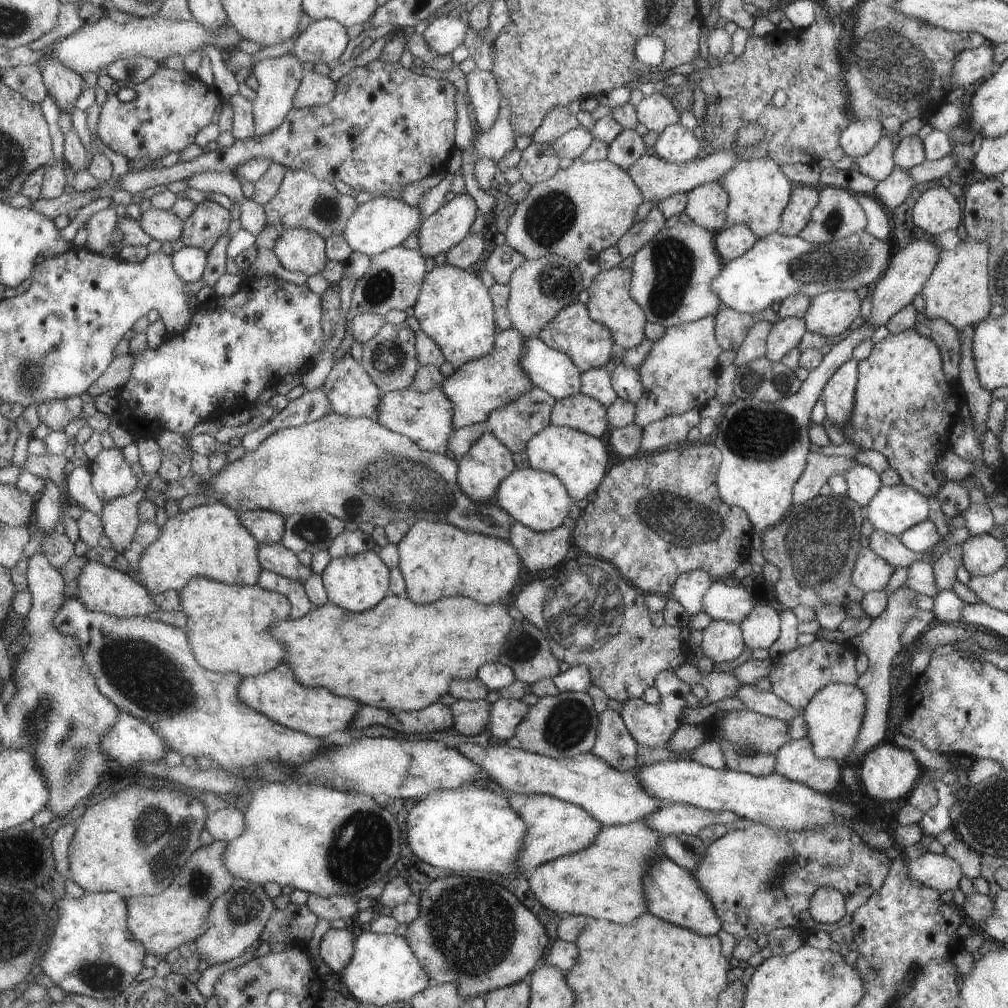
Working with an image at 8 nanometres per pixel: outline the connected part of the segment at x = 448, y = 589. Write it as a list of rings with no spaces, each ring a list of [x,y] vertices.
[[[439,521],[410,522],[408,531],[396,544],[396,548],[399,557],[397,567],[401,571],[407,596],[417,604],[429,604],[445,596],[469,596],[471,600],[477,600],[481,604],[491,604],[515,586],[515,582],[518,582],[517,576],[521,572],[520,556],[517,556],[516,548],[508,541],[481,533],[470,533]]]

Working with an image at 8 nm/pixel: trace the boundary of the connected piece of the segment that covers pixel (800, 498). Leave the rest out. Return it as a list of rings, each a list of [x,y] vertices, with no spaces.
[[[813,451],[808,456],[804,472],[796,480],[792,488],[792,504],[800,505],[818,495],[819,489],[825,484],[830,476],[844,475],[851,467],[855,467],[856,460],[853,457],[840,455],[820,455]]]

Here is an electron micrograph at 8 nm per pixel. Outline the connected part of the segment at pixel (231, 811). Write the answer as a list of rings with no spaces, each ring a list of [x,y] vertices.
[[[222,807],[223,810],[215,812],[212,808],[209,813],[206,830],[217,841],[227,841],[228,843],[240,837],[246,829],[246,816],[243,810],[235,808]]]

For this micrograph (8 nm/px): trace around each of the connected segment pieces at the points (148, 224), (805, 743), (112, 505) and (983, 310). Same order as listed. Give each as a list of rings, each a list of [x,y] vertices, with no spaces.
[[[151,207],[147,212],[141,212],[139,221],[142,227],[160,242],[173,242],[181,239],[184,233],[185,220],[175,212]]]
[[[805,736],[791,740],[777,749],[774,771],[786,779],[808,786],[820,793],[831,795],[837,786],[837,762],[833,759],[818,759],[812,752],[812,743]]]
[[[143,472],[137,480],[137,488],[127,496],[114,498],[104,503],[101,518],[104,522],[104,534],[111,540],[113,548],[120,553],[134,541],[135,533],[142,523],[140,519],[140,504],[147,498],[145,490],[150,476]]]
[[[960,240],[951,250],[940,250],[939,259],[920,294],[924,298],[924,313],[927,319],[943,319],[957,331],[971,329],[985,319],[989,312],[988,256],[986,242]]]

